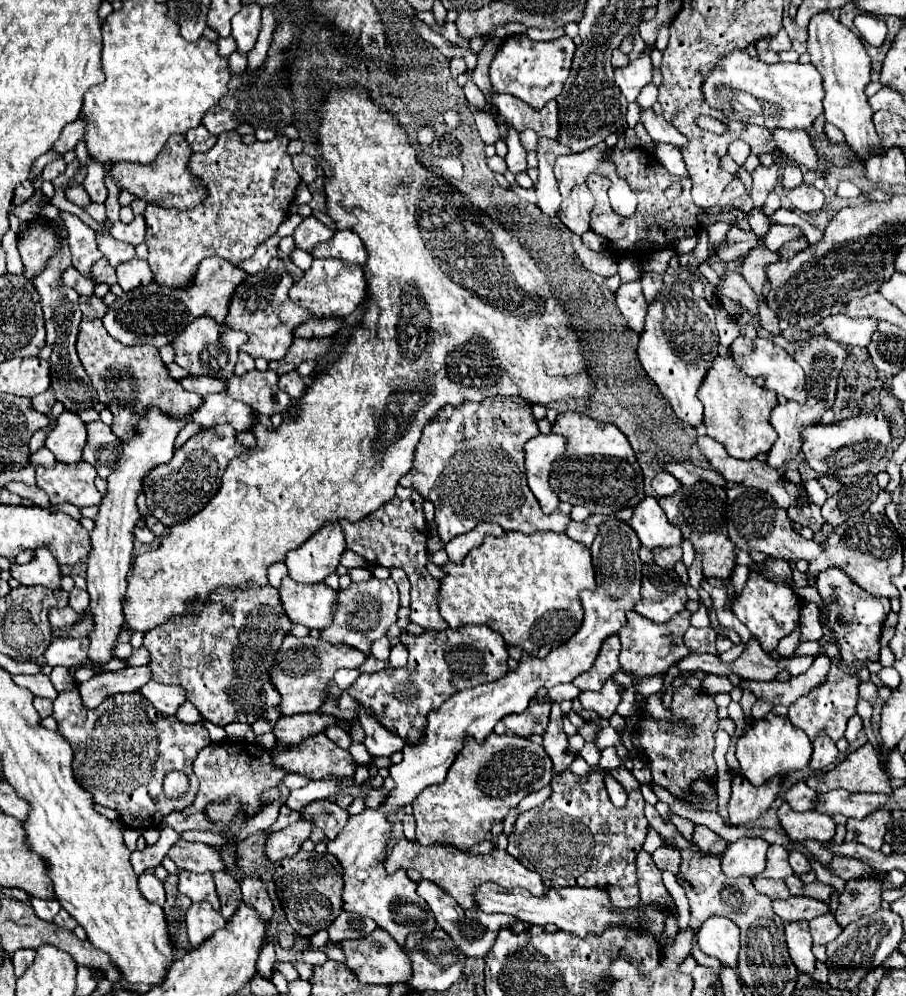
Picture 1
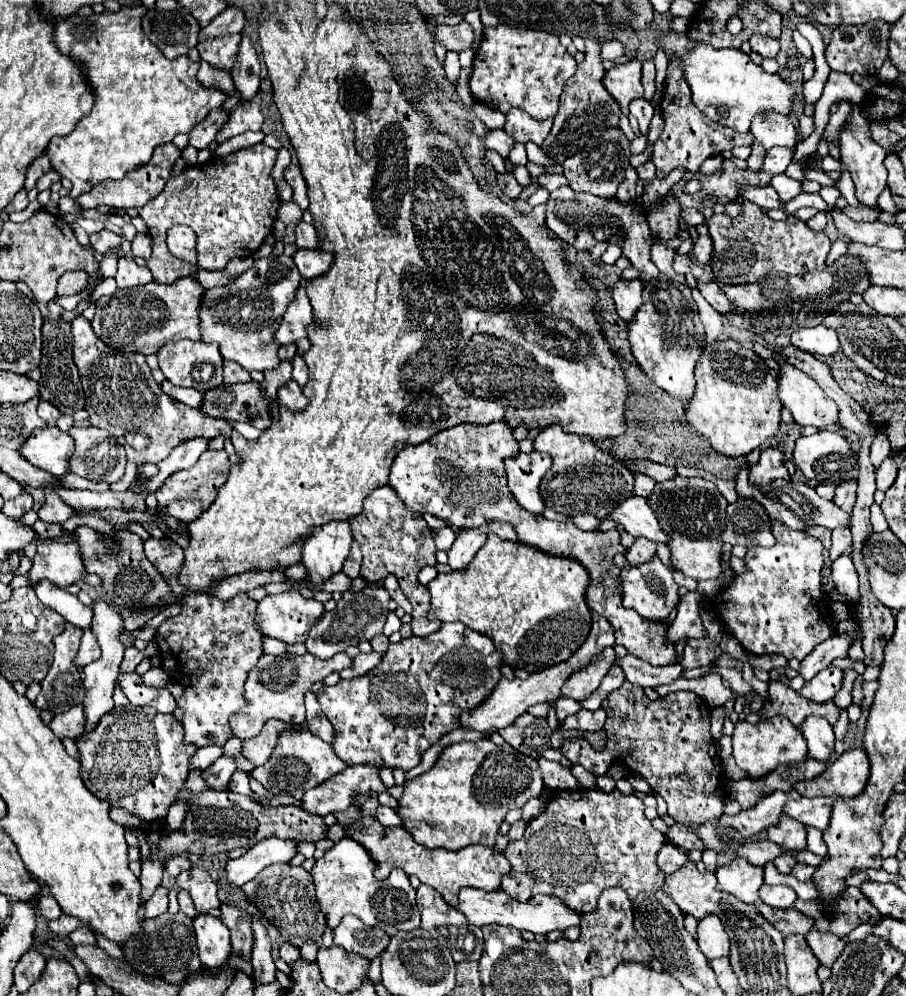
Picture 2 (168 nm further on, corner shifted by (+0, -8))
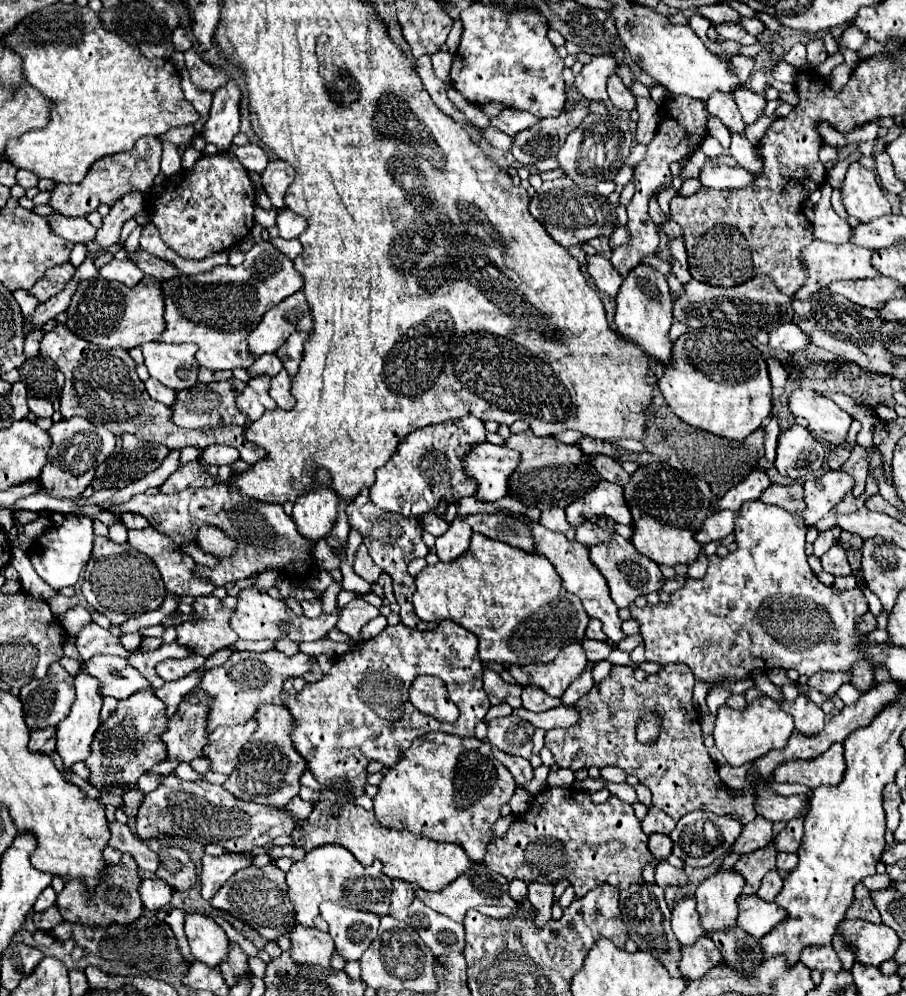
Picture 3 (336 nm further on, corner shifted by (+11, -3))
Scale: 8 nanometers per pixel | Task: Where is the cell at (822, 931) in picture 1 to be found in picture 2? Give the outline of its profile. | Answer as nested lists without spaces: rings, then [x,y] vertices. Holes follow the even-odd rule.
[[[811,929],[807,933],[807,943],[813,949],[815,957],[821,961],[821,965],[825,965],[825,967],[831,967],[845,947],[841,937],[833,935],[833,933],[823,933],[817,929]]]

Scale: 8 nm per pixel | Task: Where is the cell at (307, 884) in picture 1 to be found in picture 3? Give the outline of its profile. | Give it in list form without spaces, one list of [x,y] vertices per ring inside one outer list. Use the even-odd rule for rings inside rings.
[[[268,864],[264,868],[248,866],[240,872],[236,872],[210,900],[210,906],[222,912],[228,912],[230,916],[238,918],[240,922],[254,928],[262,938],[276,940],[280,934],[286,934],[296,924],[294,920],[294,908],[288,902],[288,886],[286,886],[286,874],[278,870],[274,864]]]

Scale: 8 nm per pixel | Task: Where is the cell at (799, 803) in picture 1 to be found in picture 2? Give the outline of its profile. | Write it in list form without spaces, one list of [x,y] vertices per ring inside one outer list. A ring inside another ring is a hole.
[[[775,791],[759,801],[753,809],[741,811],[737,815],[721,815],[719,819],[707,821],[699,829],[699,837],[707,849],[715,849],[719,855],[727,851],[727,843],[743,841],[769,825],[775,825],[783,815],[783,805],[787,799],[799,799],[797,791]]]

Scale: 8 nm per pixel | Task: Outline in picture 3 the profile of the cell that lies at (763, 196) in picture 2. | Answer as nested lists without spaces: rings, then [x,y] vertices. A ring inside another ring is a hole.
[[[716,156],[710,158],[700,168],[700,182],[708,188],[728,190],[728,188],[744,188],[754,182],[754,174],[744,170],[732,156]]]

